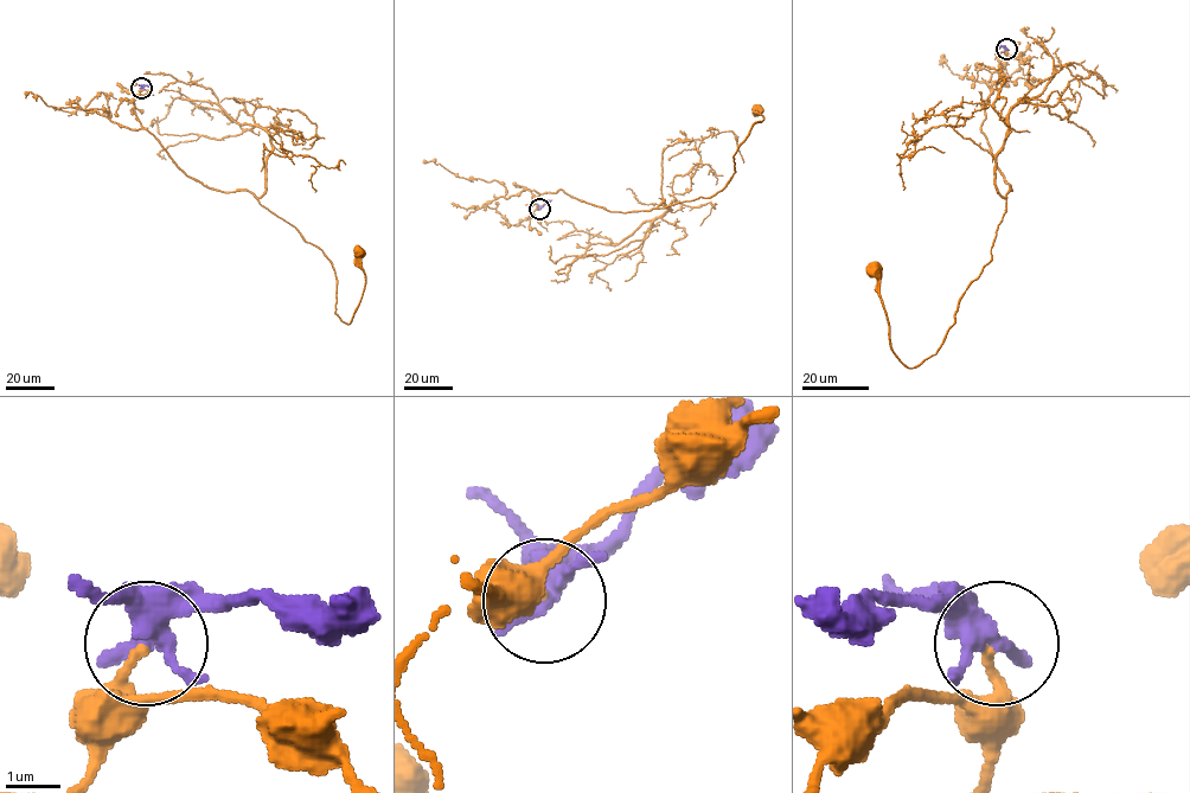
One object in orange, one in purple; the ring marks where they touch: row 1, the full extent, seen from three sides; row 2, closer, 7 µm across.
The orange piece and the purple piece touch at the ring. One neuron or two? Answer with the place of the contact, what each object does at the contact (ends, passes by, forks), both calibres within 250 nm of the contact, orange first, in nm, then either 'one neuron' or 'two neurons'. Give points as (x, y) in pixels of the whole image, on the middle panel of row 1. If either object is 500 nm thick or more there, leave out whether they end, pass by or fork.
at (539, 209); orange ends there; purple passes by; 180 nm thick on the orange side, 380 nm on the other; two neurons

